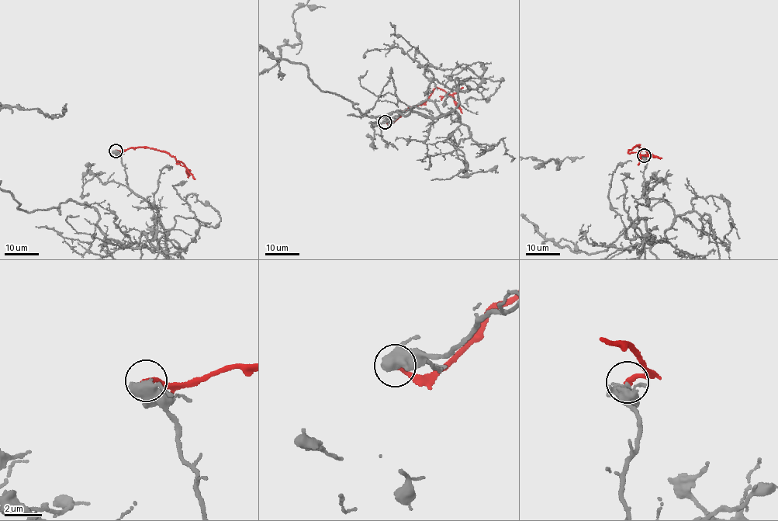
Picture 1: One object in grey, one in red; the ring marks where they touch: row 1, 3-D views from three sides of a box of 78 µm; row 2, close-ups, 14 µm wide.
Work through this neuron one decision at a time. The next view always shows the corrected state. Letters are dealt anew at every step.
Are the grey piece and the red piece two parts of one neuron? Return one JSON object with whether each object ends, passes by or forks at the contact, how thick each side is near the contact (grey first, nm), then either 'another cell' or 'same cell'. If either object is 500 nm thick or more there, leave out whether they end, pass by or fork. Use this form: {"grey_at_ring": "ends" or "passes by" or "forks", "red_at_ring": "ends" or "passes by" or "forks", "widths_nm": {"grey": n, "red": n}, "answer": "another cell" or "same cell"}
{"widths_nm": {"grey": 550, "red": 280}, "answer": "another cell"}

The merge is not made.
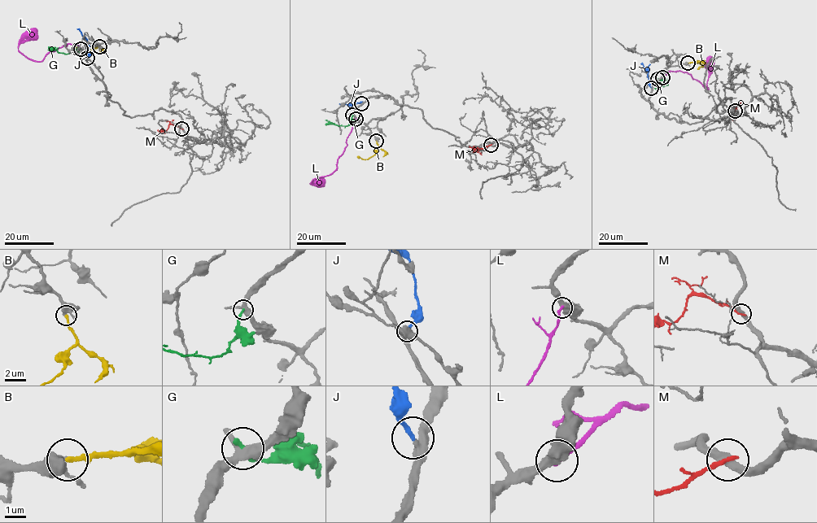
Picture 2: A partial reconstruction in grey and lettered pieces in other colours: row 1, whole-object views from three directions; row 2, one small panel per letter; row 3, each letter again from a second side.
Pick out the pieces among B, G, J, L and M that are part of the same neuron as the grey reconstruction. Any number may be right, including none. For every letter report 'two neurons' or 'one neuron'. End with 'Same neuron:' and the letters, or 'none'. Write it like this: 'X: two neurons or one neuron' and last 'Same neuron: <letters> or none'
B: one neuron
G: two neurons
J: one neuron
L: two neurons
M: two neurons
Same neuron: B, J

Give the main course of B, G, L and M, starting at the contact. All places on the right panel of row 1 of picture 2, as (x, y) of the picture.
B: (688, 63), (699, 63), (703, 66), (697, 68)
G: (657, 79), (665, 78), (667, 84), (654, 89)
L: (662, 77), (670, 71), (685, 71), (707, 89), (712, 71), (709, 56)
M: (736, 110), (736, 117), (731, 119)

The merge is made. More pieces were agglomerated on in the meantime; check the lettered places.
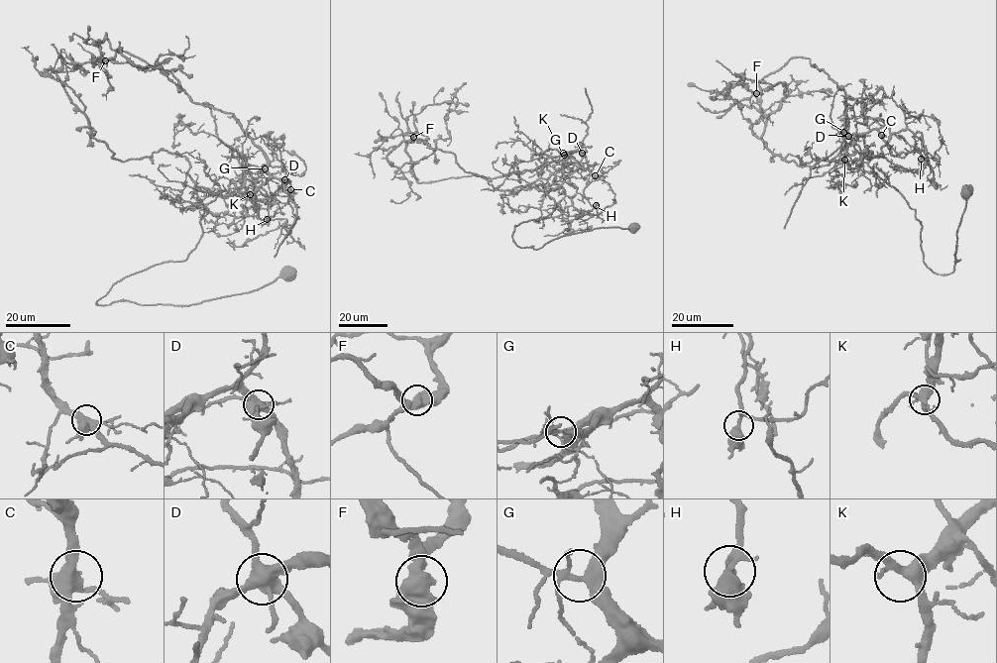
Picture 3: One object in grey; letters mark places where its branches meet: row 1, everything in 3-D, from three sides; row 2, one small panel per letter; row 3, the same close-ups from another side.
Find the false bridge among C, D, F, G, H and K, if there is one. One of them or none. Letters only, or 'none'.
D

